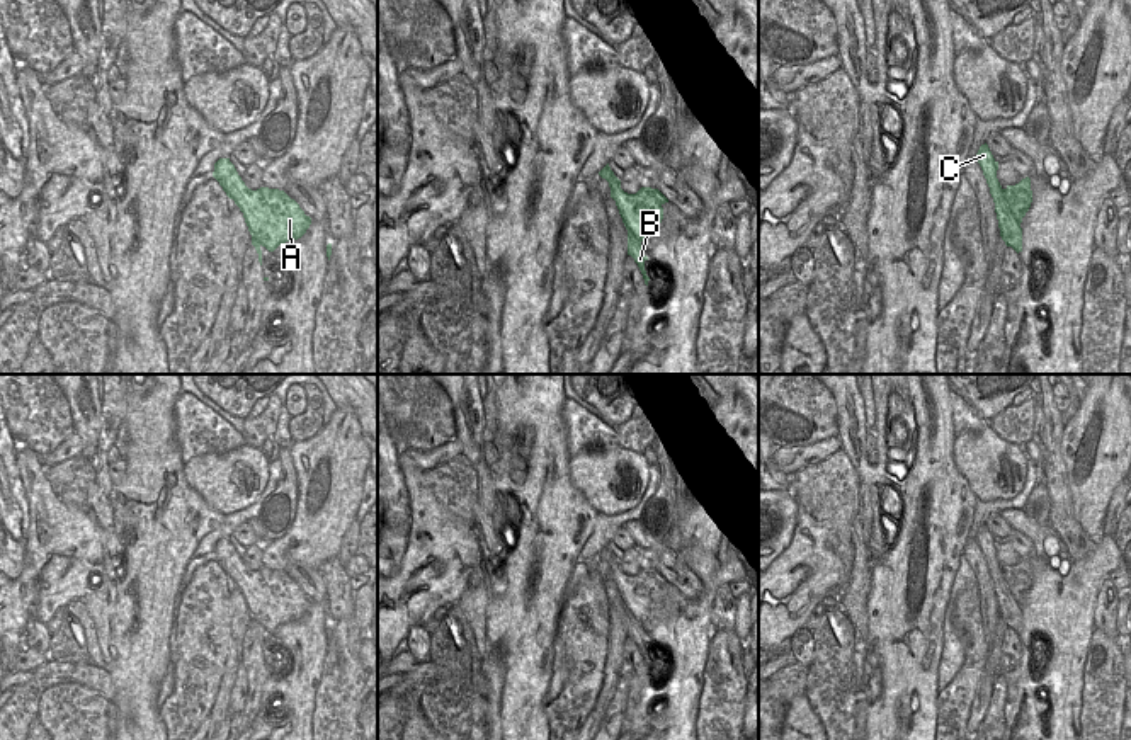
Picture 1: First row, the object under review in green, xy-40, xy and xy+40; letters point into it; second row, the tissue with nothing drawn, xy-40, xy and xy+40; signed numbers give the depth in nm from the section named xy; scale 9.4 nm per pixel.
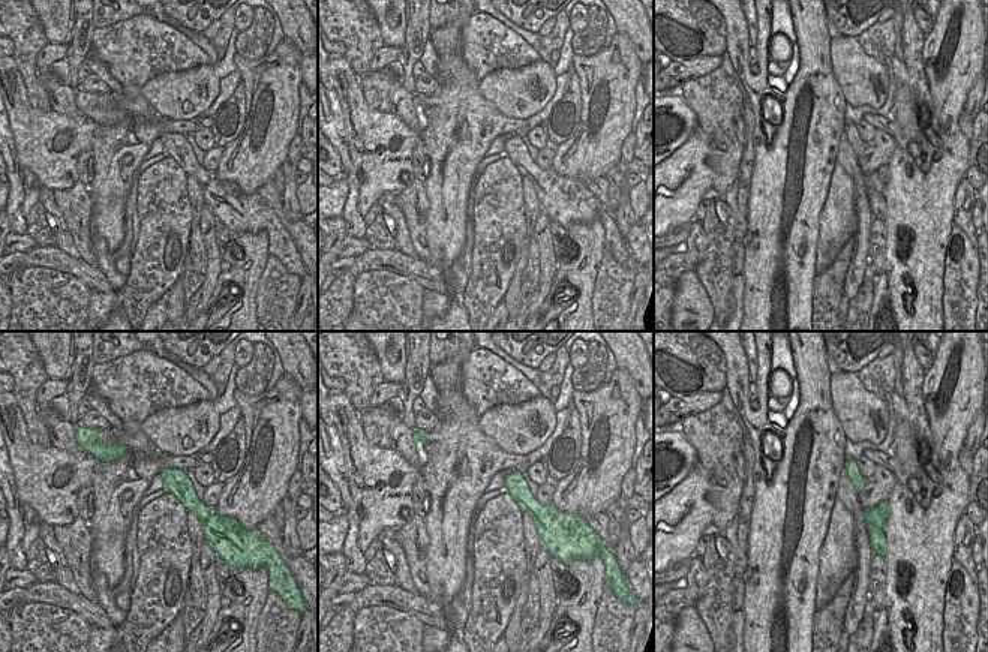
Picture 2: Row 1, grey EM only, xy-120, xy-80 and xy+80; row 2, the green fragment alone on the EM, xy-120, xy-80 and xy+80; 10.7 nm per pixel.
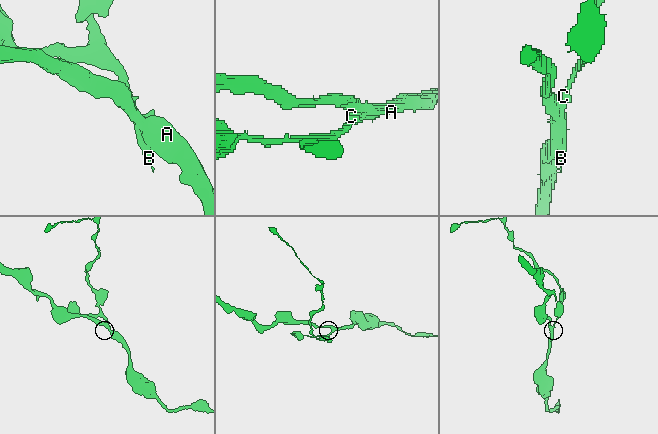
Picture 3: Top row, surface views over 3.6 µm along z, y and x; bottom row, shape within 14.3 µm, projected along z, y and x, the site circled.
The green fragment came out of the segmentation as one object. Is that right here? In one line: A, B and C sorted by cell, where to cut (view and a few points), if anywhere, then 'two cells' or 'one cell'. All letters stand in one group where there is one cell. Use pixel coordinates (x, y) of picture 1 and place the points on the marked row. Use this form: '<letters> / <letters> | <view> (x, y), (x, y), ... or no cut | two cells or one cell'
A / B C | xy (618, 204), (625, 225), (640, 242) | two cells

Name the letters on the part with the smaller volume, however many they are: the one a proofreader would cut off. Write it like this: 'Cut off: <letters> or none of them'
Cut off: B, C

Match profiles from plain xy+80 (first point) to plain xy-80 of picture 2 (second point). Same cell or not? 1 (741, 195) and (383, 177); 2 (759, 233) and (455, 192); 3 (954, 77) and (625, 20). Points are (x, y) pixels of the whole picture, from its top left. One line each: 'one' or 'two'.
1: two
2: one
3: two

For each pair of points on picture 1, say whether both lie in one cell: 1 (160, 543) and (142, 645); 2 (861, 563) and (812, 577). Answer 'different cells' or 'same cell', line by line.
1: same cell
2: different cells

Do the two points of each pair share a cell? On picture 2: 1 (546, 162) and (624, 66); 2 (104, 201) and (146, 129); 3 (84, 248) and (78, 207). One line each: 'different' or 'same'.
1: different
2: same
3: same

